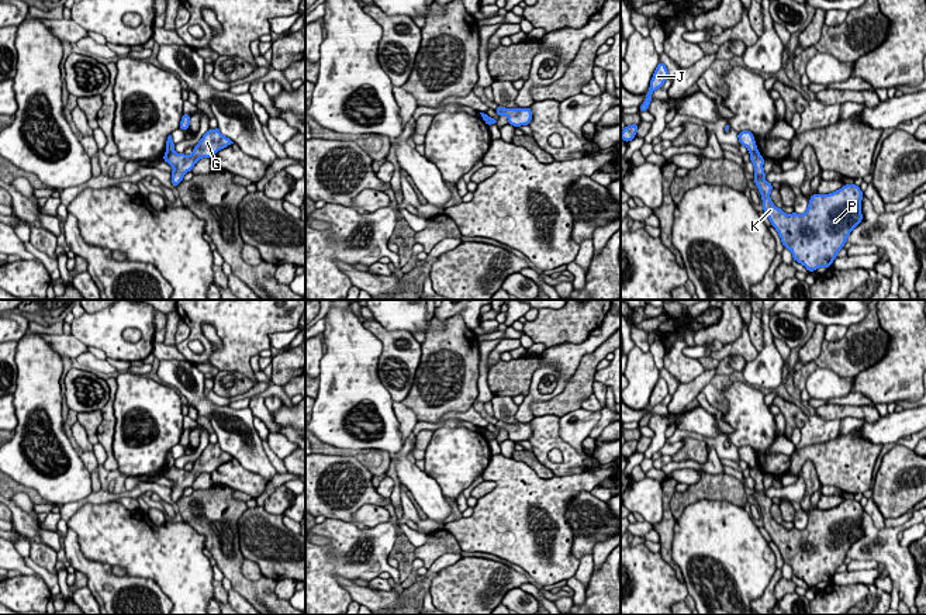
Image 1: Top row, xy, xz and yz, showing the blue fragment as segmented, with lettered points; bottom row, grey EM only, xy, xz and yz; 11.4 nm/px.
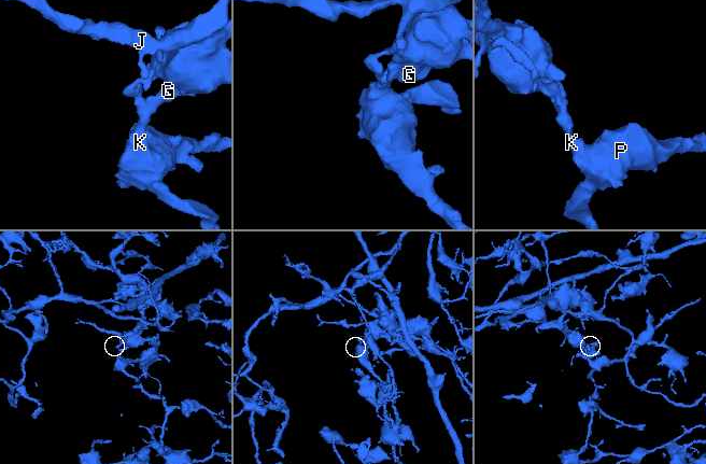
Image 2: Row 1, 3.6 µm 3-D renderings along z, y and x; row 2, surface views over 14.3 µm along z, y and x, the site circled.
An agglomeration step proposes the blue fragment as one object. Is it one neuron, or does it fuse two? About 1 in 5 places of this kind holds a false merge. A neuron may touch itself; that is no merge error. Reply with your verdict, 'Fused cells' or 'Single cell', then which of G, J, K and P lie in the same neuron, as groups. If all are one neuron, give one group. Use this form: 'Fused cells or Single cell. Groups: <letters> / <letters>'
Fused cells. Groups: G K P / J

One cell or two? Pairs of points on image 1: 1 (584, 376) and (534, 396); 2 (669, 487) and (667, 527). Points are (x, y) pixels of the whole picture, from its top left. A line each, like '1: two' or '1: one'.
1: two
2: one

